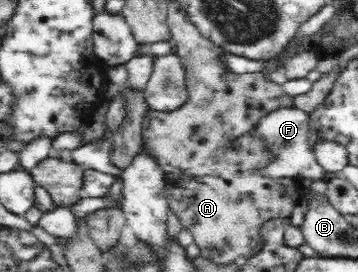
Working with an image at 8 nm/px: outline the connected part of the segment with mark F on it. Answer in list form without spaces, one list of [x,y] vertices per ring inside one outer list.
[[[291,107],[289,109],[277,109],[259,121],[259,133],[263,134],[263,138],[267,138],[267,141],[274,147],[274,154],[278,155],[277,160],[266,168],[267,173],[269,173],[267,177],[278,180],[283,177],[320,180],[325,176],[326,169],[316,161],[314,150],[311,149],[309,143],[309,117],[310,114],[307,111]]]

